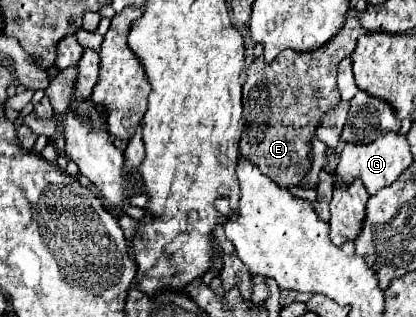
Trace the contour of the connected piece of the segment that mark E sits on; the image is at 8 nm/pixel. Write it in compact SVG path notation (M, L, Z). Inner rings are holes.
M355 16L347 18L345 28L339 30L339 36L331 40L331 44L315 50L315 52L291 52L285 50L277 56L275 64L265 64L263 58L253 60L247 72L247 82L243 84L243 118L245 118L245 130L239 142L239 156L255 164L265 176L269 176L277 186L289 188L289 186L301 186L305 182L305 176L311 168L311 136L321 126L323 114L333 110L339 102L339 90L335 84L337 76L337 64L343 58L349 58L357 46L357 38L367 34L367 30L355 20Z

